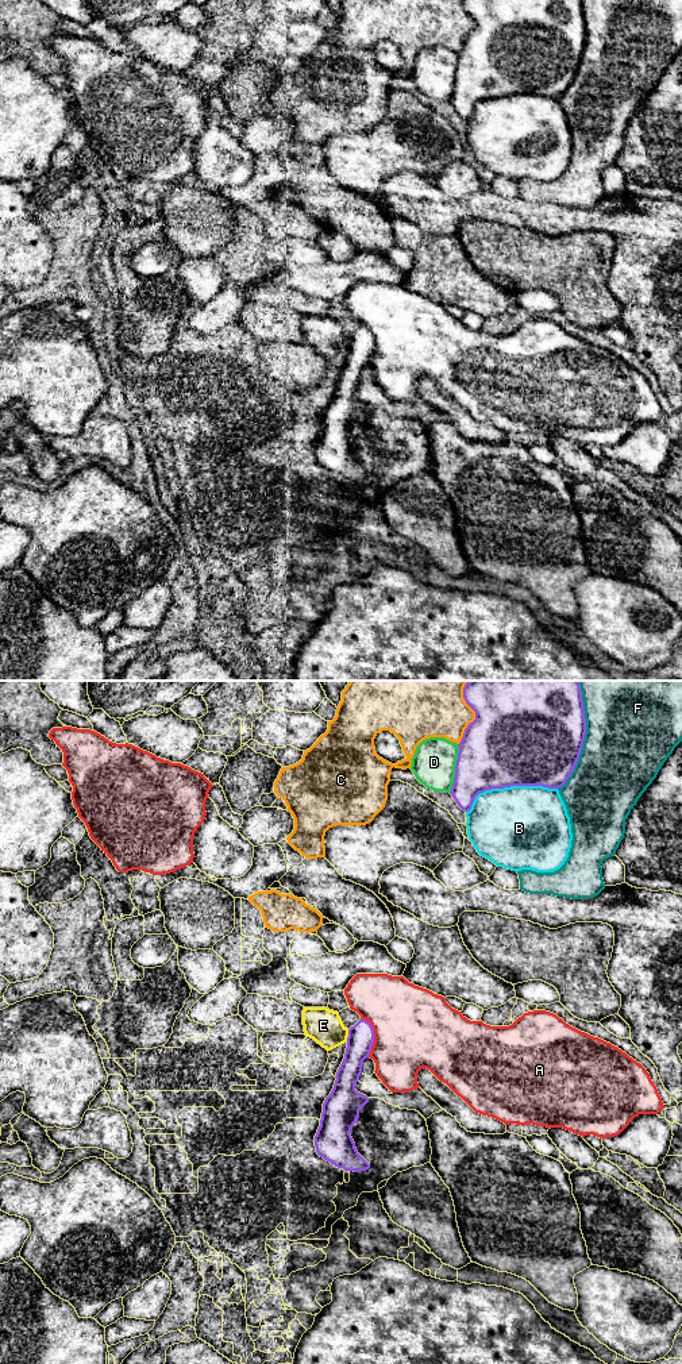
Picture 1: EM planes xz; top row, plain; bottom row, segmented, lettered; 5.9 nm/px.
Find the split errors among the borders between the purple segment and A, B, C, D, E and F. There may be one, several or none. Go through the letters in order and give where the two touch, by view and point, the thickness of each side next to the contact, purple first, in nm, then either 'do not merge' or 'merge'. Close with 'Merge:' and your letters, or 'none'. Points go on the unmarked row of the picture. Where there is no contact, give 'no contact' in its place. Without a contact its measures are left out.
A: xz (373, 345) | 160/480 nm | do not merge
B: xz (508, 95) | 500/500 nm | do not merge
C: xz (476, 27) | 500/280 nm | do not merge
D: xz (455, 77) | 420/260 nm | do not merge
E: xz (349, 343) | 160/200 nm | do not merge
F: xz (584, 47) | 500/500 nm | do not merge
Merge: none

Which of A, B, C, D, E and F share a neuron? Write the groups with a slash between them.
A / B / C / D / E / F

